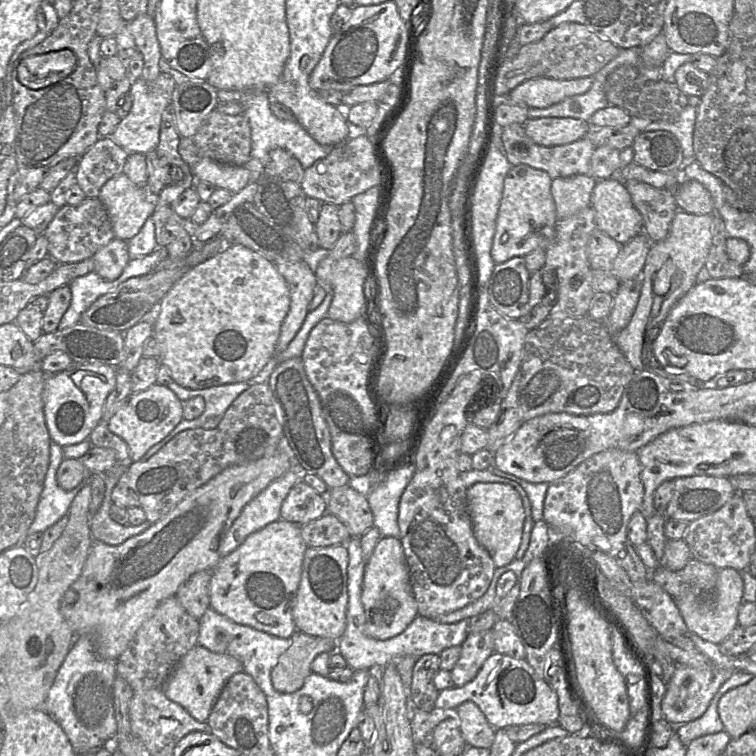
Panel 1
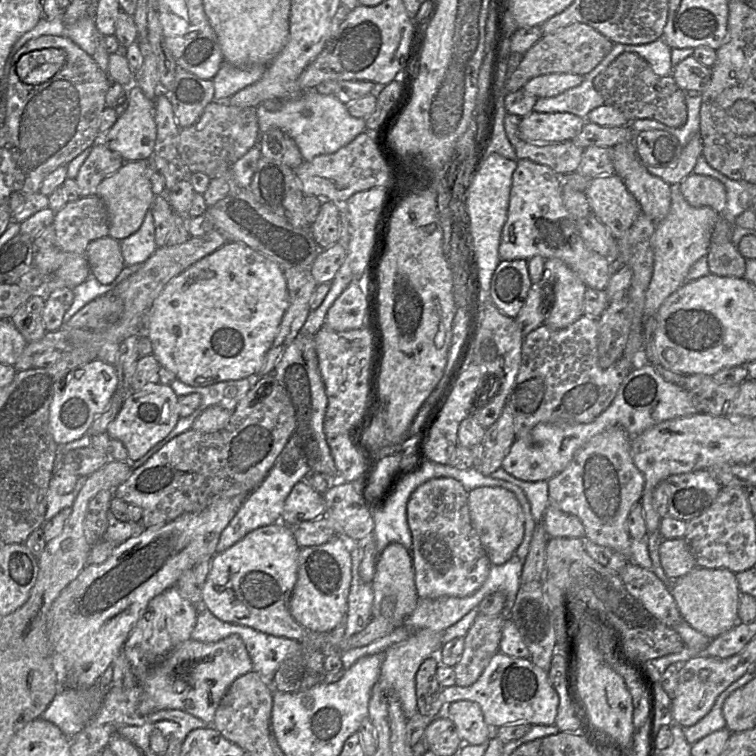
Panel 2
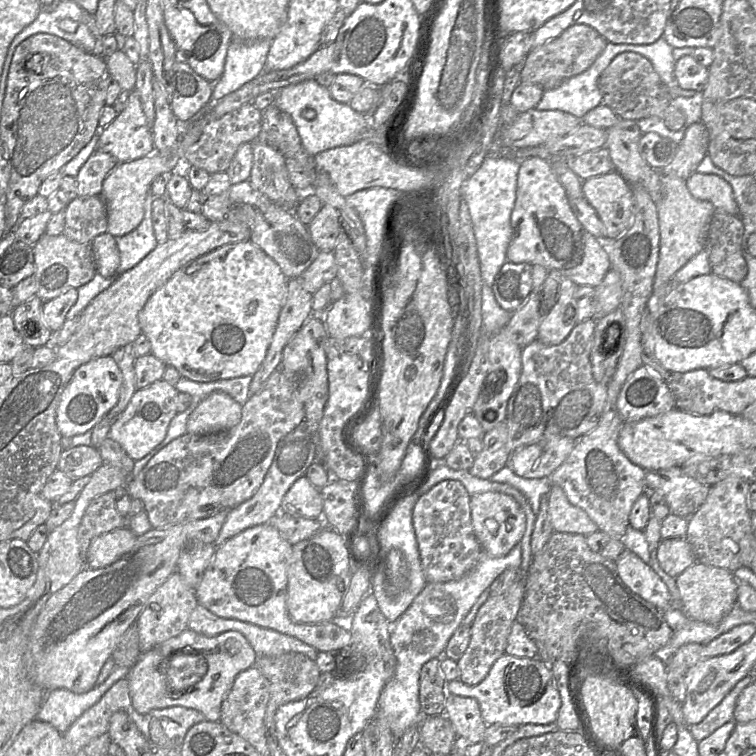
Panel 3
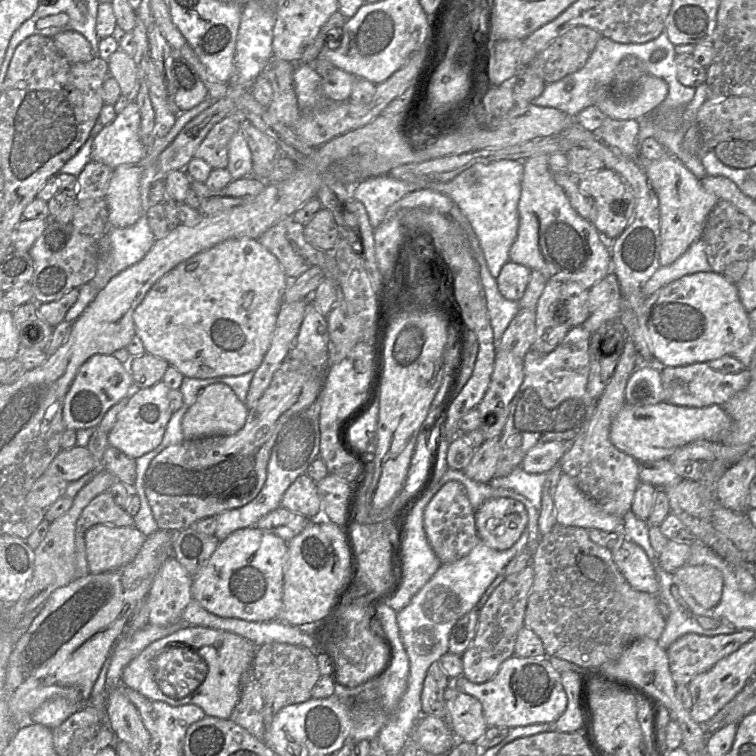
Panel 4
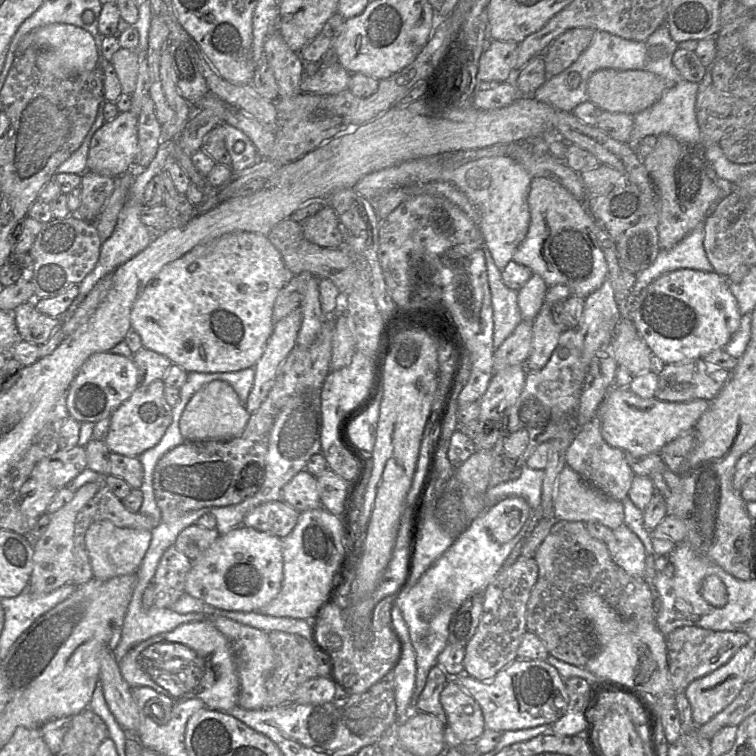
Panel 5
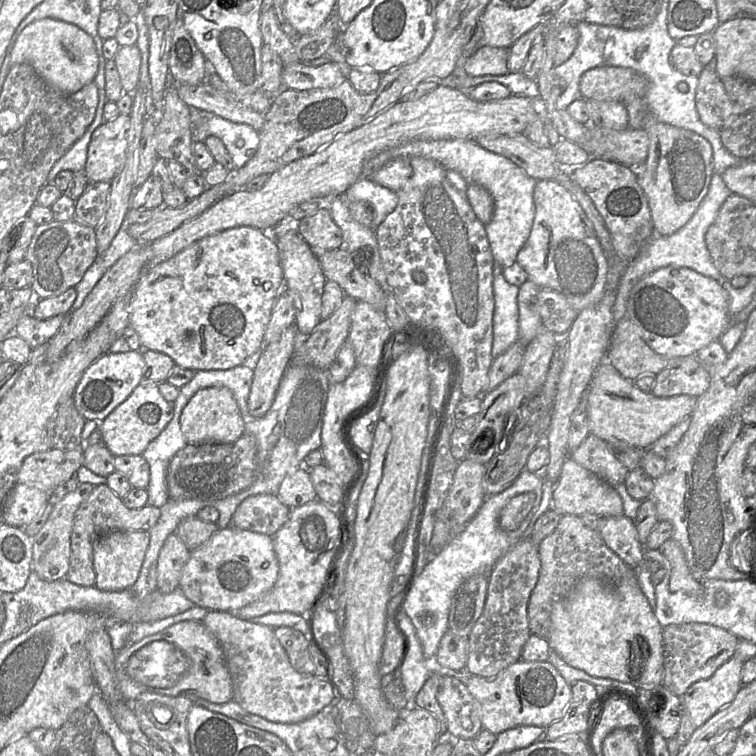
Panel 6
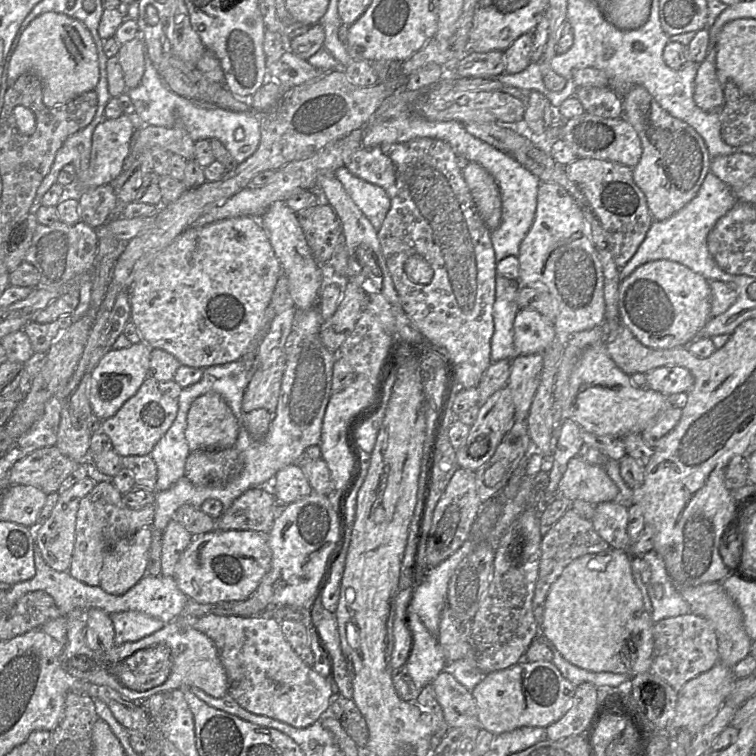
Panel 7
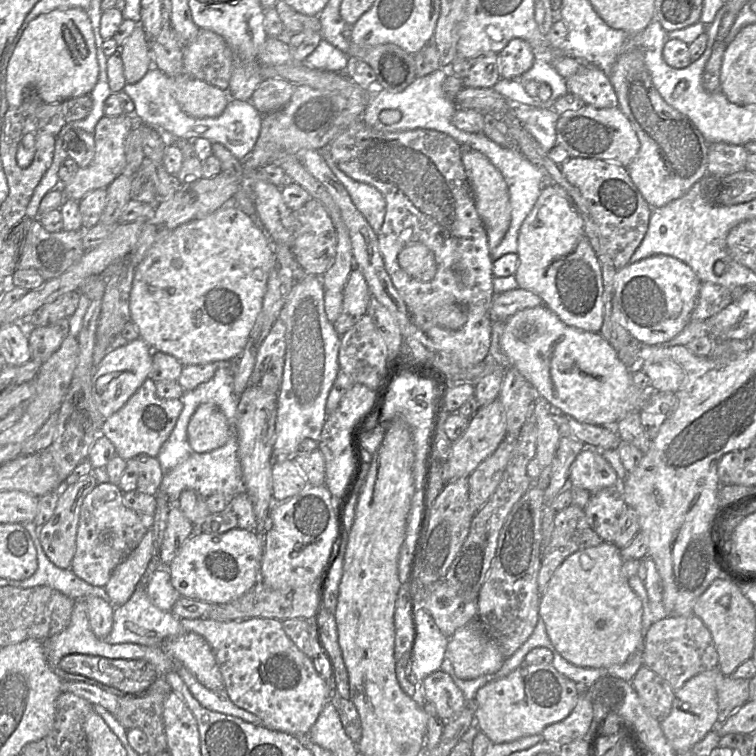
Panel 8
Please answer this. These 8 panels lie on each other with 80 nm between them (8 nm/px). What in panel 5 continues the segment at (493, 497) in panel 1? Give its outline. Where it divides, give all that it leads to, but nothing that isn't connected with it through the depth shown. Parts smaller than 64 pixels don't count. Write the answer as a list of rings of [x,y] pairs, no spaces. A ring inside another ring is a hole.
[[[508,497],[487,508],[483,523],[490,537],[497,543],[507,543],[522,529],[530,507],[522,497]]]

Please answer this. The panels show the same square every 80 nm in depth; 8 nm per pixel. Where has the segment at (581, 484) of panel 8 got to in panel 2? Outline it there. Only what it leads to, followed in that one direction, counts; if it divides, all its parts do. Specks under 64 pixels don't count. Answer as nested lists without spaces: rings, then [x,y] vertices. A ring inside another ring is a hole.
[[[549,504],[545,510],[542,524],[549,537],[583,538],[585,529],[581,520]]]

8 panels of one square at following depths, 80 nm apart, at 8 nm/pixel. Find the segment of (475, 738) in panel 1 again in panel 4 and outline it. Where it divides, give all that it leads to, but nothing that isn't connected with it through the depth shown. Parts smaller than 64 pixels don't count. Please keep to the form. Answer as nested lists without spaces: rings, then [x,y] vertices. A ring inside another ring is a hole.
[[[447,687],[444,691],[444,701],[450,715],[451,729],[457,739],[474,744],[479,741],[488,727],[479,700]]]

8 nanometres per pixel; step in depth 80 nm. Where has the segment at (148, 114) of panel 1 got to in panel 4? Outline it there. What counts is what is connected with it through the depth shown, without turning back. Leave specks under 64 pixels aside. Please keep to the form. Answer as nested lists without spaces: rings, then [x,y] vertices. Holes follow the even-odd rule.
[[[134,99],[116,115],[116,118],[104,126],[92,143],[91,160],[100,162],[112,169],[124,164],[139,164],[146,156],[147,149],[140,139],[140,110]]]

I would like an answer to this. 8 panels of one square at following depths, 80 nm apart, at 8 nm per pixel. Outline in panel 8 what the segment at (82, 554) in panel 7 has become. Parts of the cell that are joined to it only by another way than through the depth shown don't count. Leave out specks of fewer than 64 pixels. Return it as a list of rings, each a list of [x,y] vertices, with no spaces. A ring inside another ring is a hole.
[[[102,482],[82,502],[76,550],[70,569],[90,585],[104,588],[114,569],[138,546],[152,527],[153,517],[142,517],[126,507],[123,494],[118,485]]]

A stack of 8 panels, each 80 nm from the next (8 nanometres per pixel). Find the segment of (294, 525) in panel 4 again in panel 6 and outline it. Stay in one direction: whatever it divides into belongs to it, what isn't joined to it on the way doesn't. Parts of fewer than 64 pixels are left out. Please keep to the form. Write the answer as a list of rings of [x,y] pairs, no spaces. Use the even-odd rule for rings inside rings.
[[[277,495],[249,496],[236,508],[231,526],[272,537],[288,521],[290,510]]]

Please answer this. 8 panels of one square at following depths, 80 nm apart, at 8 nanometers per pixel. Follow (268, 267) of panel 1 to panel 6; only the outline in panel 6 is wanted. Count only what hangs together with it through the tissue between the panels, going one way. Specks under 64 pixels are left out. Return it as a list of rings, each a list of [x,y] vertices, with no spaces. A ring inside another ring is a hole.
[[[251,226],[229,228],[194,242],[164,262],[149,268],[145,267],[140,279],[131,291],[129,324],[138,333],[142,349],[162,352],[172,358],[176,365],[184,369],[195,372],[201,370],[228,370],[245,363],[250,363],[262,350],[264,335],[273,306],[282,291],[286,291],[284,272],[276,239],[272,234]]]

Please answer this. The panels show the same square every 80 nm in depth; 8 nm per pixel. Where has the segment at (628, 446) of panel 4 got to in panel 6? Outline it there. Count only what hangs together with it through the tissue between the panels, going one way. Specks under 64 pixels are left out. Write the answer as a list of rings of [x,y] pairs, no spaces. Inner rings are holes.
[[[607,359],[595,369],[587,394],[589,432],[606,443],[625,443],[641,449],[648,449],[661,436],[668,433],[672,427],[684,419],[690,418],[697,403],[697,397],[690,395],[657,397],[652,392],[643,392],[634,385],[633,381],[623,377]]]

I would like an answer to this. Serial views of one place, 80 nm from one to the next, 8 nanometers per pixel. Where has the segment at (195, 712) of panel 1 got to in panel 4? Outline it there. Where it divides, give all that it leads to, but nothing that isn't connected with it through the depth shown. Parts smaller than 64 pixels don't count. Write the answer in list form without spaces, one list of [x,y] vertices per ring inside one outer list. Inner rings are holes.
[[[188,626],[152,642],[123,670],[121,684],[133,689],[151,701],[171,706],[194,704],[207,716],[229,719],[239,697],[242,679],[252,667],[257,647],[244,637],[227,631],[202,626]]]

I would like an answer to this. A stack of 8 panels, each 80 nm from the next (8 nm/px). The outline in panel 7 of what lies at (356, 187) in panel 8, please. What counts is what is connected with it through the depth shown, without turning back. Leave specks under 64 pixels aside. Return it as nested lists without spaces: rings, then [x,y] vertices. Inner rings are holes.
[[[346,167],[338,168],[334,176],[378,232],[390,209],[390,199],[386,191],[355,176]]]

